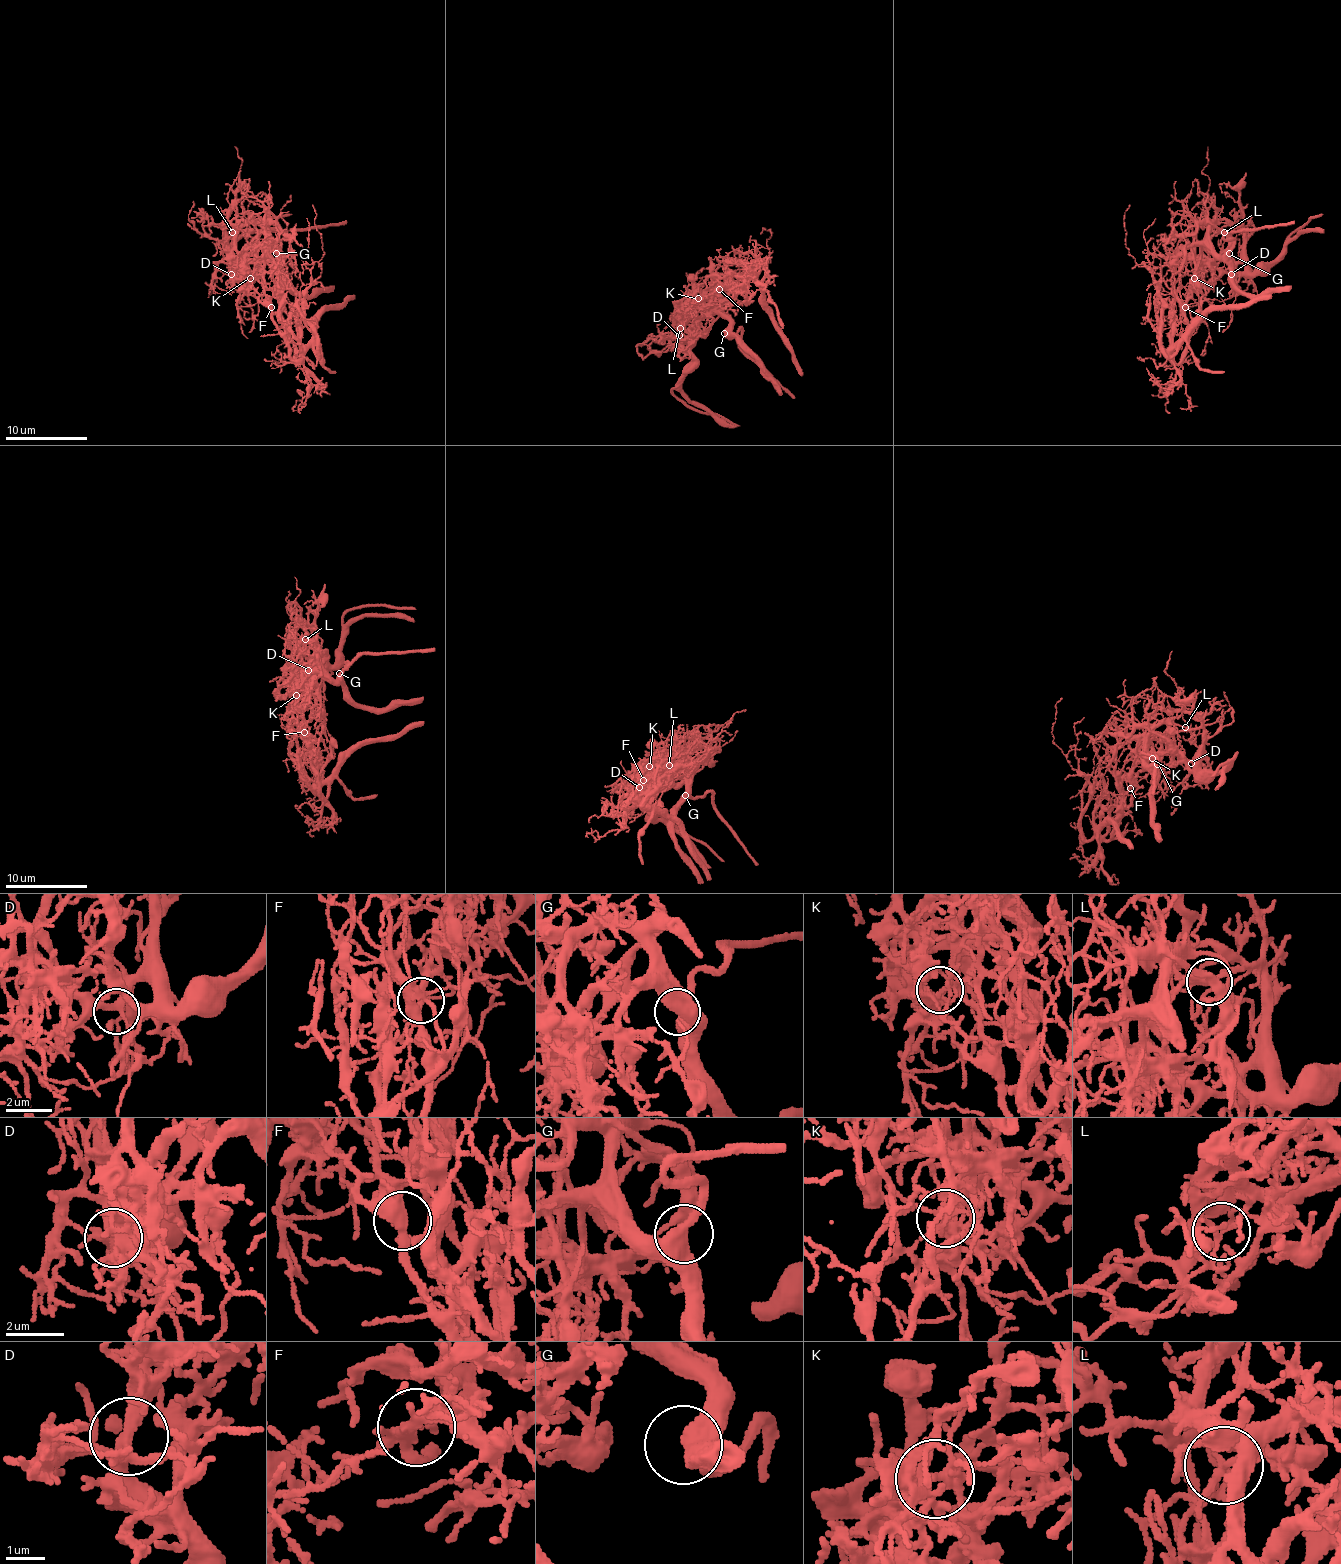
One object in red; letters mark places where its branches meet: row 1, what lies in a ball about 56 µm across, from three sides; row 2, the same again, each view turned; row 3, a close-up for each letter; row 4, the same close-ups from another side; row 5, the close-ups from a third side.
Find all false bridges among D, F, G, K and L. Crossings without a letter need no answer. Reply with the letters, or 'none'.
F, K, L

